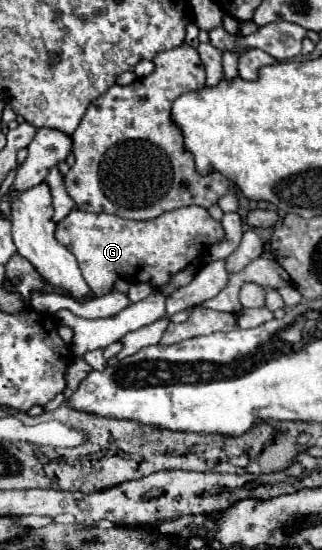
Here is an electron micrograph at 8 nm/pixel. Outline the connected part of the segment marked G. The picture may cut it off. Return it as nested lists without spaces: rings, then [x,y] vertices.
[[[197,205],[179,207],[149,221],[131,221],[109,213],[73,209],[57,223],[55,239],[75,255],[93,295],[103,297],[113,289],[117,279],[125,279],[127,283],[151,283],[157,289],[167,285],[175,273],[203,257],[209,247],[221,243],[225,231],[205,207]]]

